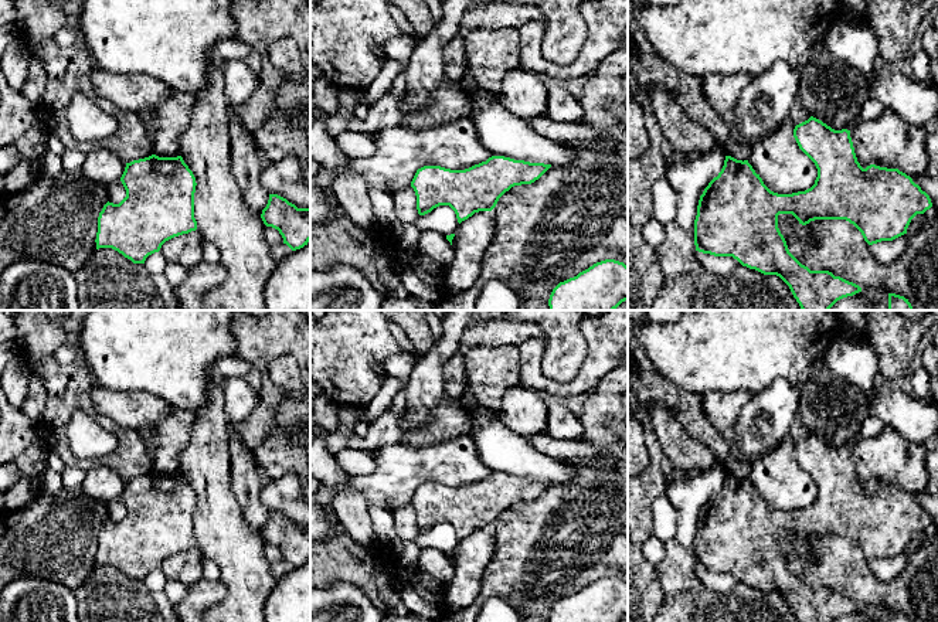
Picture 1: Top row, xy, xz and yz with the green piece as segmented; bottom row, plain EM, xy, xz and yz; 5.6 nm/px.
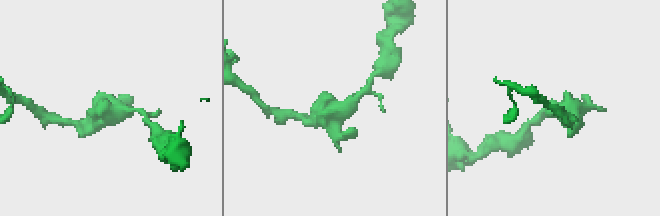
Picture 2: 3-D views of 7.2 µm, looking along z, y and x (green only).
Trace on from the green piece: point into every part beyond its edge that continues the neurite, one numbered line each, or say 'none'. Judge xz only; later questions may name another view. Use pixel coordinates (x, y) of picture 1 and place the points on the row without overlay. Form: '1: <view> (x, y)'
none

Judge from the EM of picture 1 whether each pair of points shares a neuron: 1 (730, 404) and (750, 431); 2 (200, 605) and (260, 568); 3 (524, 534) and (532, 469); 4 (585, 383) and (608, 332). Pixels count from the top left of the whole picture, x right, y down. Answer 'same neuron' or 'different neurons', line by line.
1: different neurons
2: different neurons
3: different neurons
4: same neuron

